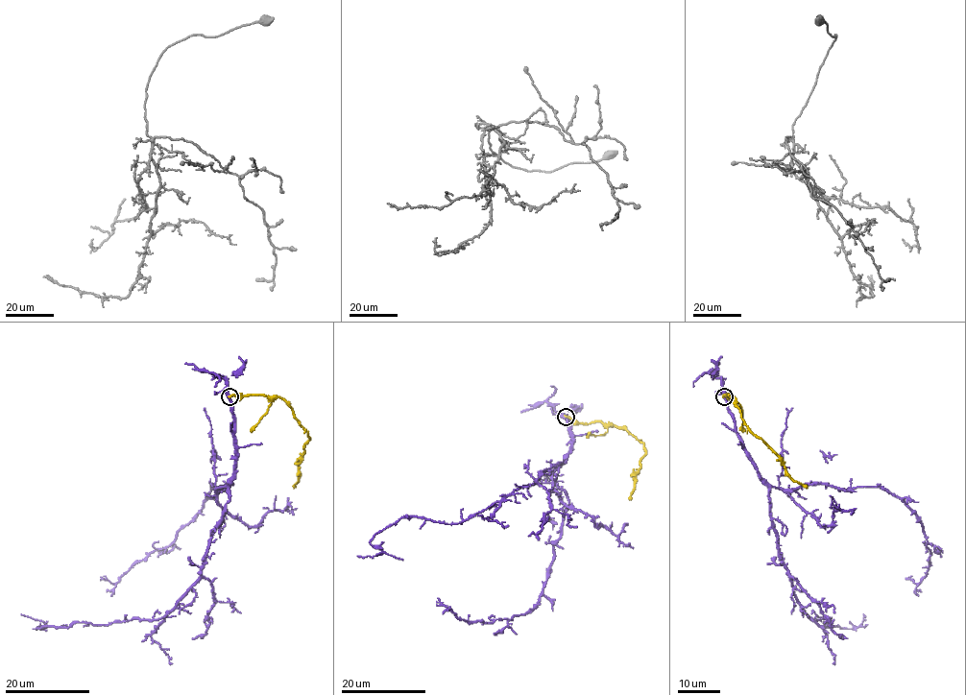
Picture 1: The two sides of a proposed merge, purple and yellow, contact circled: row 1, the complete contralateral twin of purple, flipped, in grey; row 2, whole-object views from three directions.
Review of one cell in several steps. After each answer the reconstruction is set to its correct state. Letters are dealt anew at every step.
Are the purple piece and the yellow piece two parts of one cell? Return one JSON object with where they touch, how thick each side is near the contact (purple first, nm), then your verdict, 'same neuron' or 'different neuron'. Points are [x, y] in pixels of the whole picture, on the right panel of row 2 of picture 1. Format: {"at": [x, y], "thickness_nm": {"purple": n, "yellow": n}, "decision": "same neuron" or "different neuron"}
{"at": [724, 396], "thickness_nm": {"purple": 440, "yellow": 380}, "decision": "different neuron"}

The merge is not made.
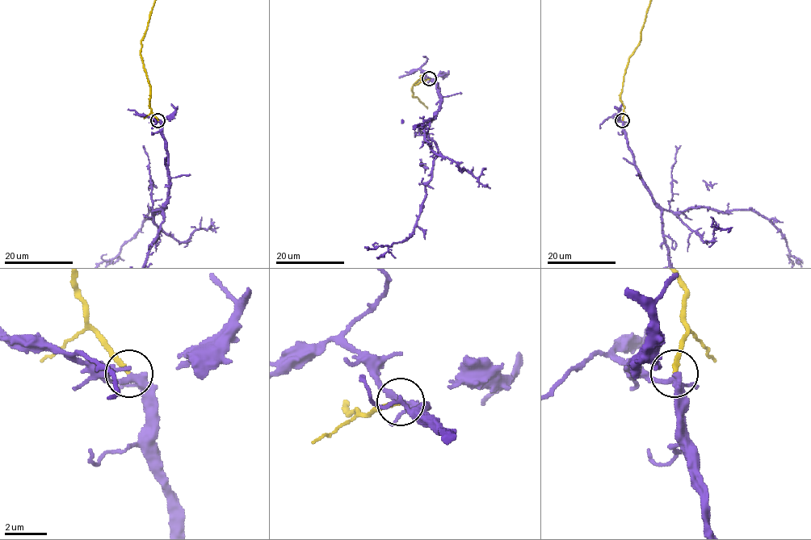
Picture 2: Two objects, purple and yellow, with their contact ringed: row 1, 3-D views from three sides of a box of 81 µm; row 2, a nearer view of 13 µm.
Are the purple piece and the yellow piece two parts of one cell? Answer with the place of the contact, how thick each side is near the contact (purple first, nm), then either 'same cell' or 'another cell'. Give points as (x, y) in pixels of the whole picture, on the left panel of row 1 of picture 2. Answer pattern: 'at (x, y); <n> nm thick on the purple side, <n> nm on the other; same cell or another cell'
at (157, 120); 240 nm thick on the purple side, 190 nm on the other; same cell

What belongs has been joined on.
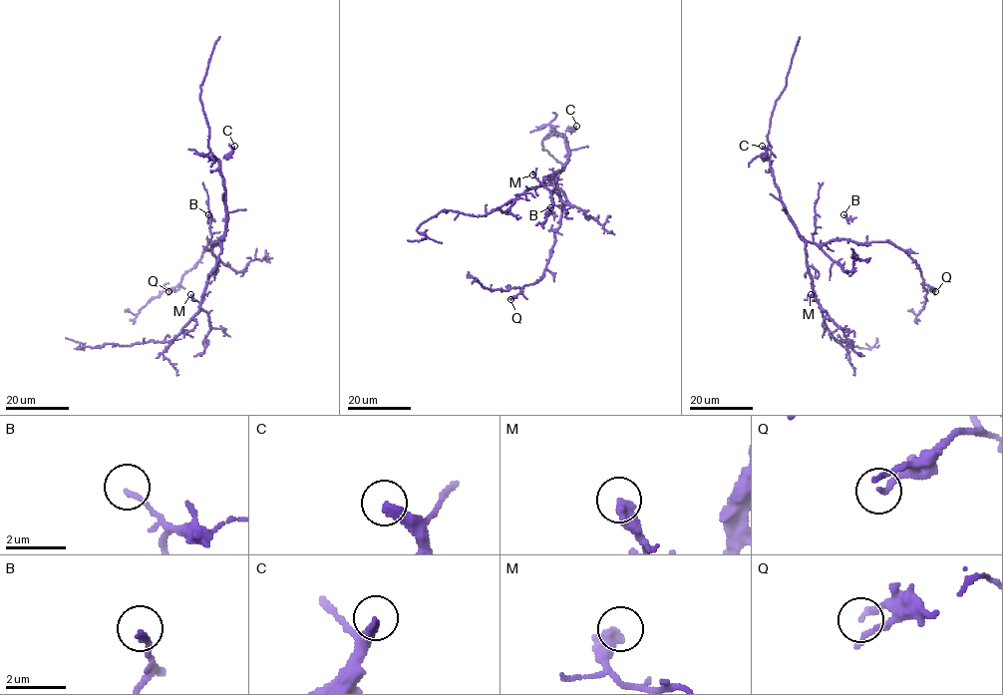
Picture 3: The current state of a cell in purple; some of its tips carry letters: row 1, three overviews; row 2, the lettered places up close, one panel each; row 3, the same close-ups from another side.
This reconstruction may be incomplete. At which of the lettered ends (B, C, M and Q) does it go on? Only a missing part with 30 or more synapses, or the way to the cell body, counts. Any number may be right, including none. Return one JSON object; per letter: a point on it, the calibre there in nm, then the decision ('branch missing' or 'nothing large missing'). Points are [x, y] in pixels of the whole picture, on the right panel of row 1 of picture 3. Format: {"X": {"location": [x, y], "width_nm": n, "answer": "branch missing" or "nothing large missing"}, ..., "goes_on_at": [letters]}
{"B": {"location": [843, 214], "width_nm": 160, "answer": "nothing large missing"}, "C": {"location": [762, 146], "width_nm": 300, "answer": "branch missing"}, "M": {"location": [811, 294], "width_nm": 480, "answer": "nothing large missing"}, "Q": {"location": [935, 291], "width_nm": 170, "answer": "nothing large missing"}, "goes_on_at": ["C"]}

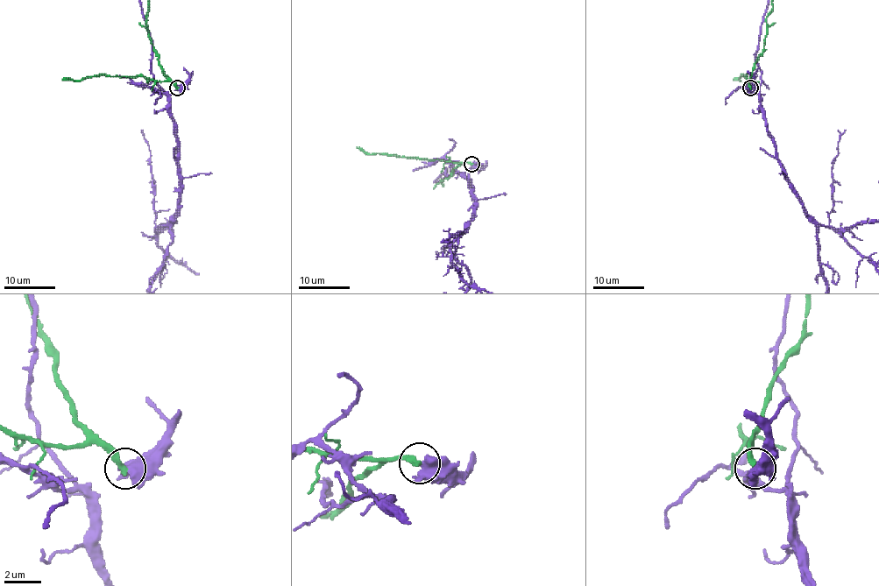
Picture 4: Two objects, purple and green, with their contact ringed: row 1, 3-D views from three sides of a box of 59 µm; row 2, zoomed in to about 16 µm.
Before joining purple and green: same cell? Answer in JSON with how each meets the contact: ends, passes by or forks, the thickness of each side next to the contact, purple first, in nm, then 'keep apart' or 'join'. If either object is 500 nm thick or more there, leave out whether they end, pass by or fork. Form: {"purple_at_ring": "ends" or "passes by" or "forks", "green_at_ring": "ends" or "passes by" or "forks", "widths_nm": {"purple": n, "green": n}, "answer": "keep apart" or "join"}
{"purple_at_ring": "passes by", "green_at_ring": "ends", "widths_nm": {"purple": 460, "green": 320}, "answer": "keep apart"}

